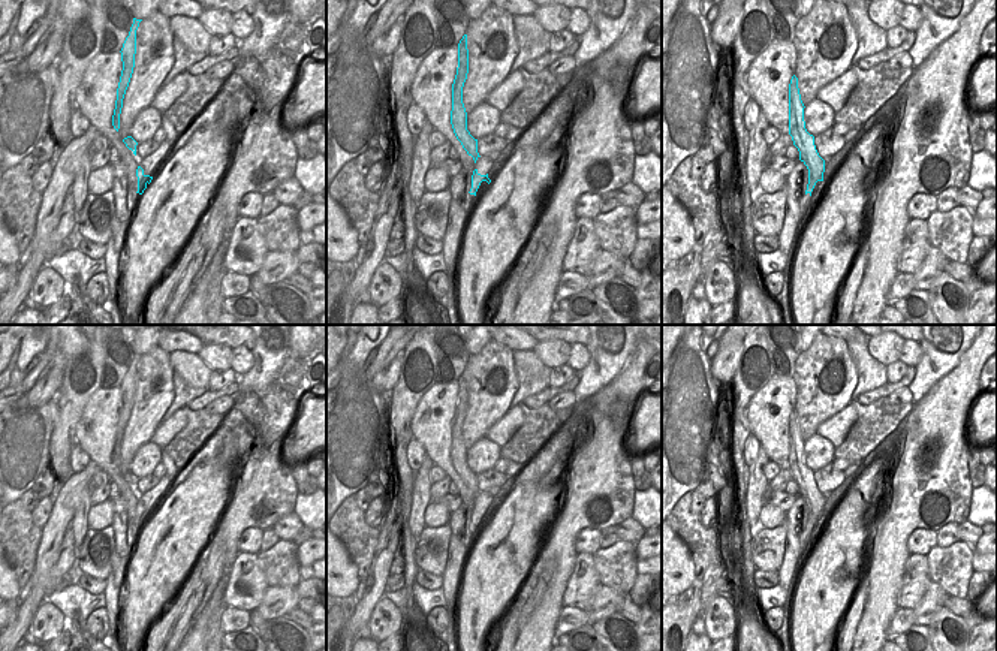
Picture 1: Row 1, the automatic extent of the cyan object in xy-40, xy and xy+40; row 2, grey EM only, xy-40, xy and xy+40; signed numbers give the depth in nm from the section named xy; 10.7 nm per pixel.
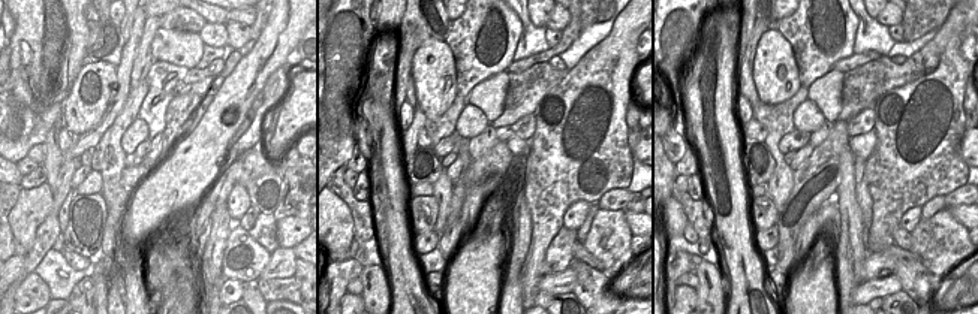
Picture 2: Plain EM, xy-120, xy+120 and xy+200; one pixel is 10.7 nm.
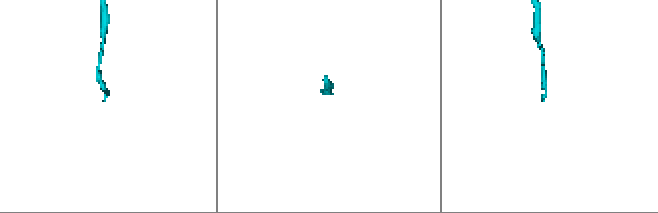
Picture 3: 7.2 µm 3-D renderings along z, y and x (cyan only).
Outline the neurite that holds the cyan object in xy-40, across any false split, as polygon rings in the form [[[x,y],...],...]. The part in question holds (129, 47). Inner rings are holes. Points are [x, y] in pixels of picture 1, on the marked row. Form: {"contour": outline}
{"contour": [[[133,18],[133,24],[130,27],[129,36],[126,37],[123,48],[121,48],[121,61],[123,61],[123,70],[117,88],[117,100],[115,100],[115,109],[112,115],[112,126],[118,132],[120,129],[120,114],[123,108],[123,99],[126,94],[126,90],[129,87],[133,67],[135,67],[135,54],[136,54],[136,30],[139,27],[139,22],[142,19]]]}

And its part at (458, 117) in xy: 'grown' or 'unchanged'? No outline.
unchanged

